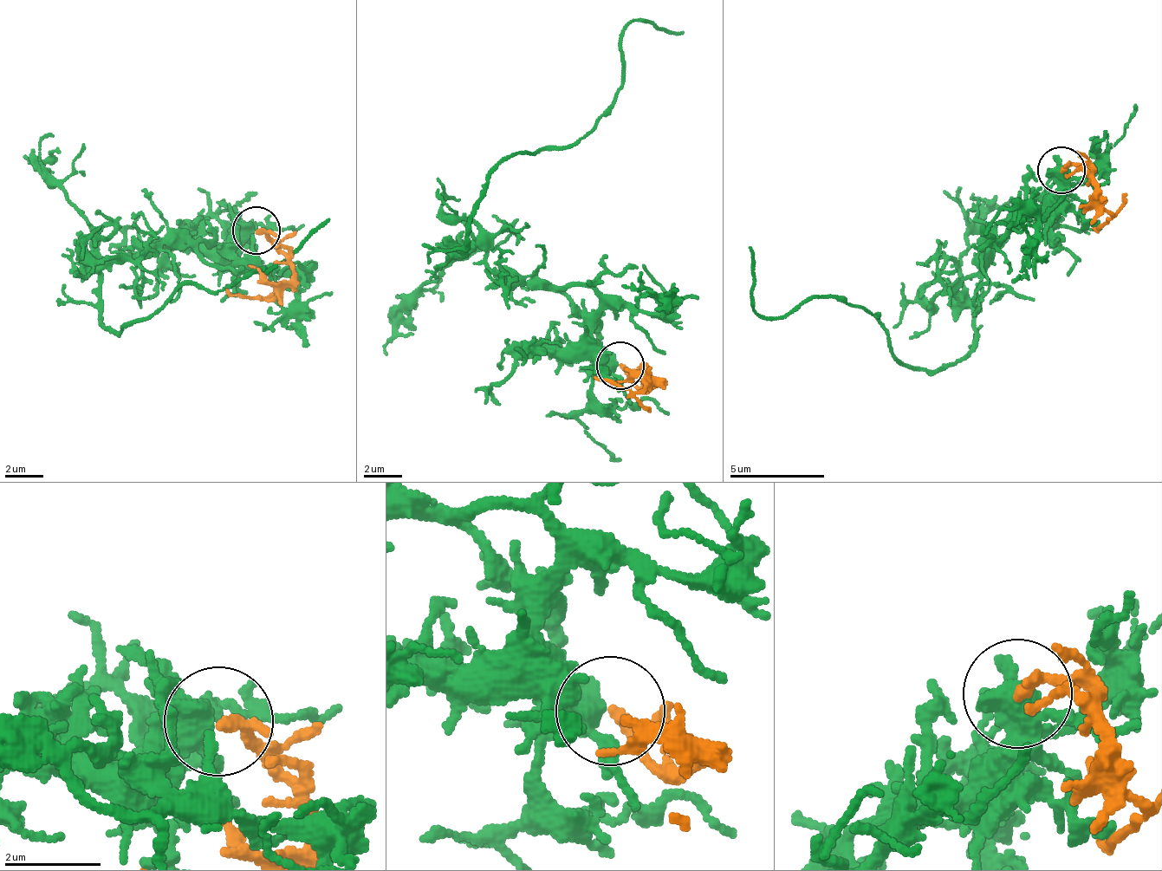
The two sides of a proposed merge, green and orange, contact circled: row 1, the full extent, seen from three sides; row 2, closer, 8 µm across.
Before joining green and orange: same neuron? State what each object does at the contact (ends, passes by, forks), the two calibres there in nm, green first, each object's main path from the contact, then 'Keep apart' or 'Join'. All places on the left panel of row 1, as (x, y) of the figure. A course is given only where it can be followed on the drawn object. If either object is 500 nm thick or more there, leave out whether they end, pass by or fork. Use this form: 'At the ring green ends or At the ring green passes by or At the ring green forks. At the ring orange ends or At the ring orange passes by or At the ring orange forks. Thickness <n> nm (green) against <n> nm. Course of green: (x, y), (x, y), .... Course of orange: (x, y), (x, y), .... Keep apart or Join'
At the ring green passes by. At the ring orange ends. Thickness 480 nm (green) against 260 nm. Course of green: (252, 230), (220, 251), (146, 243), (114, 258), (100, 324), (120, 332), (180, 285), (262, 276), (330, 218). Course of orange: (257, 230), (275, 237), (294, 272), (269, 301), (227, 290). Join

